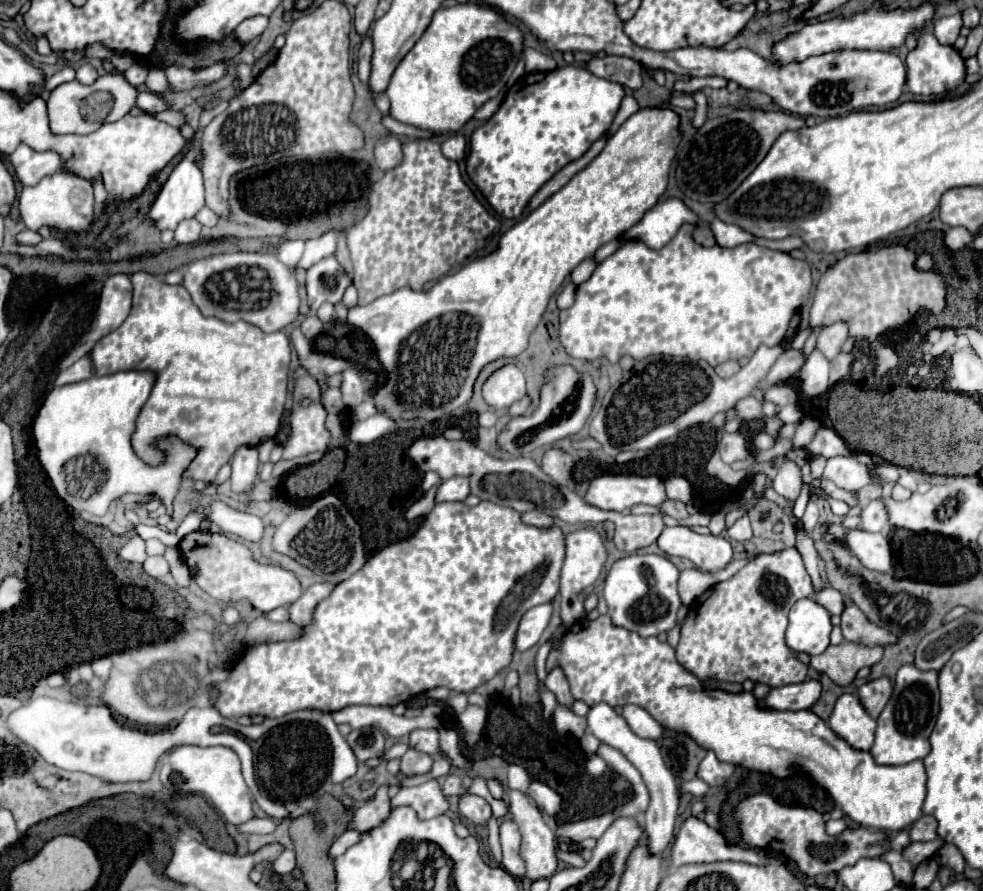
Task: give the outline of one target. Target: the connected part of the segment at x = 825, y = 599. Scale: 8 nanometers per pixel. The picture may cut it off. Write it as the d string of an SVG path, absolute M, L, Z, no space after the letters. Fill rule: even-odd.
M828 587L828 589L820 591L820 593L814 593L812 599L818 601L820 605L824 605L830 611L830 615L842 615L842 611L846 609L846 603L848 603L846 597L840 591L832 589L832 587Z

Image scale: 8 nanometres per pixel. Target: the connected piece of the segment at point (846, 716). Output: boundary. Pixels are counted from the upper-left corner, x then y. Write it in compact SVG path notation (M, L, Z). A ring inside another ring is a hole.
M844 693L842 697L838 697L828 723L834 733L838 737L844 737L854 749L868 751L874 743L876 721L868 715L856 695Z

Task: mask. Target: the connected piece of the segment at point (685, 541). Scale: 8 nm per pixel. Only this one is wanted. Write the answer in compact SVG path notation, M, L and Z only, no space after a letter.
M686 525L664 527L656 543L668 555L694 561L700 571L718 571L732 559L732 547L724 537L700 535Z

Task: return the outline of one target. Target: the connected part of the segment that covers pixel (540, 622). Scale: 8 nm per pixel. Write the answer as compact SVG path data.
M550 603L536 605L524 613L524 617L518 625L518 631L516 631L516 641L514 641L516 651L526 651L540 641L544 629L548 627L550 615L552 615Z

